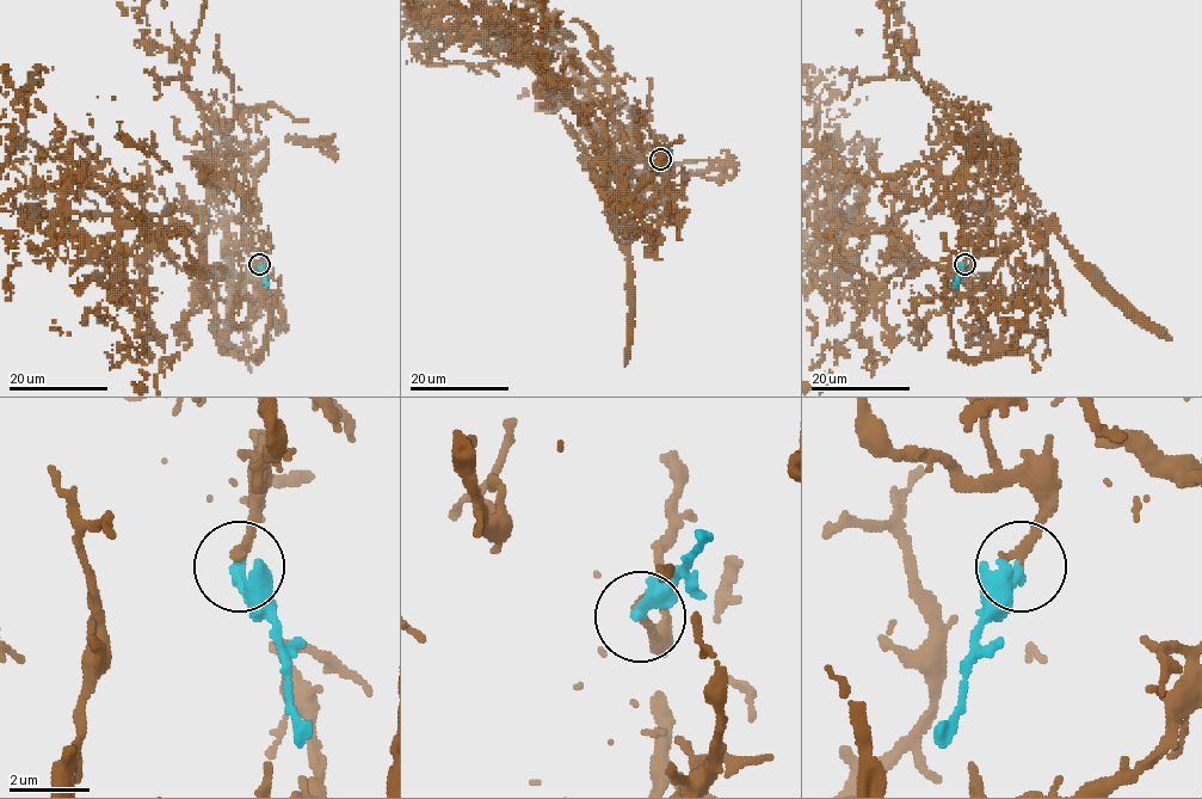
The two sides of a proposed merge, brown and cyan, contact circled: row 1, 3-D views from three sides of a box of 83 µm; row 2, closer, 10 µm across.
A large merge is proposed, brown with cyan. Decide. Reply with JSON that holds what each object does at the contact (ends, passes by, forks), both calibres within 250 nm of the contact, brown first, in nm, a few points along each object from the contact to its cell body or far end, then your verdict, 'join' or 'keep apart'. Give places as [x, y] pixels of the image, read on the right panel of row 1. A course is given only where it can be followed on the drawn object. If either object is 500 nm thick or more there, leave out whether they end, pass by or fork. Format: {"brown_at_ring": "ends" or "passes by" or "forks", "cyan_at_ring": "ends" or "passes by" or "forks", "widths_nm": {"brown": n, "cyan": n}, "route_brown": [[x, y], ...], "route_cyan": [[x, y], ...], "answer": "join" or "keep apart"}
{"brown_at_ring": "ends", "cyan_at_ring": "ends", "widths_nm": {"brown": 260, "cyan": 320}, "route_brown": [[963, 265], [963, 167], [1010, 160], [1015, 206], [960, 278], [842, 223], [870, 300]], "route_cyan": [[963, 265], [954, 287]], "answer": "join"}

